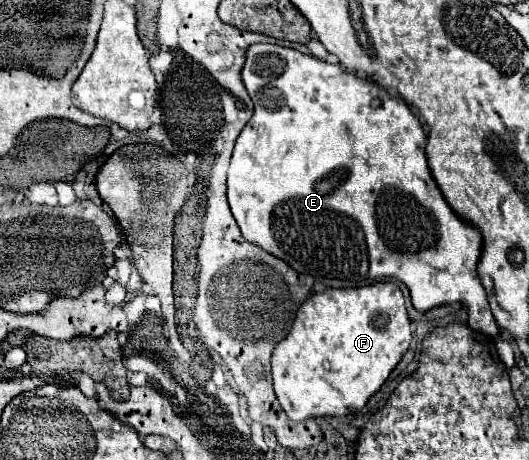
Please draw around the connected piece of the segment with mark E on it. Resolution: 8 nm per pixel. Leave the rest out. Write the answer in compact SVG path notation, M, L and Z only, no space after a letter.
M252 44L246 52L242 80L254 102L254 116L250 118L250 122L244 126L244 130L236 140L232 162L228 168L228 204L242 230L242 236L248 242L274 254L276 258L284 260L296 272L314 276L326 288L356 288L356 286L378 282L382 278L396 278L408 286L412 304L418 312L428 312L444 304L460 302L468 310L468 326L476 332L496 338L500 334L500 328L494 322L494 316L486 300L486 292L476 274L476 266L482 256L482 232L476 226L468 224L464 218L460 218L450 208L444 194L440 192L424 154L424 146L426 146L424 126L420 118L408 108L408 104L402 98L388 96L388 92L382 86L342 70L338 64L328 64L324 60L306 56L294 48L284 48L278 44Z

